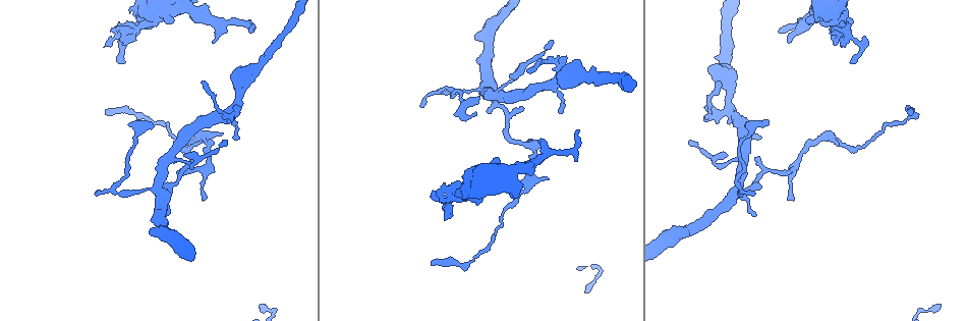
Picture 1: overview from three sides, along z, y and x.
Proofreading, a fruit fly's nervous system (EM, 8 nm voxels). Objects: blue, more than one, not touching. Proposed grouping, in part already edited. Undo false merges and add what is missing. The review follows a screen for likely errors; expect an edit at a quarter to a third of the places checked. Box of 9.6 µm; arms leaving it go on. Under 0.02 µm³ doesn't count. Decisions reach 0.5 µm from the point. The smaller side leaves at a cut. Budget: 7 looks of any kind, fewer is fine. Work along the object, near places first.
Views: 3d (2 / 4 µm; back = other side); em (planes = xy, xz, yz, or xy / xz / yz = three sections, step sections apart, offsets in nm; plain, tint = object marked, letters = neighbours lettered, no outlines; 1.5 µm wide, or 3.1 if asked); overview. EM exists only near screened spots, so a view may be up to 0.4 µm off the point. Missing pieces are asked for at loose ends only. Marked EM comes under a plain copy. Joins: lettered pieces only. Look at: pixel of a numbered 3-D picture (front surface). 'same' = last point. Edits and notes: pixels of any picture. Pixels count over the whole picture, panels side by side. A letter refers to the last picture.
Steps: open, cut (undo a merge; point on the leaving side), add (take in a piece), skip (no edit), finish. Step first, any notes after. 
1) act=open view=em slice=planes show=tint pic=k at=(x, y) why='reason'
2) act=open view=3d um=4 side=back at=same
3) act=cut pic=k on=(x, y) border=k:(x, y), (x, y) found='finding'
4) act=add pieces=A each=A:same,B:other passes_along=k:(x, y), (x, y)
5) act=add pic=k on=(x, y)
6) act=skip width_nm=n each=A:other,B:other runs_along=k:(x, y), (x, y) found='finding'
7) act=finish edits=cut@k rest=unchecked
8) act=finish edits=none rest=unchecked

act=open view=em slice=yz step=8 show=tint pic=1 at=(547, 177) why='branch stops here'

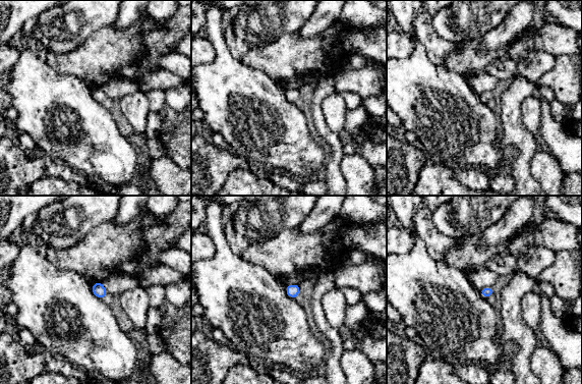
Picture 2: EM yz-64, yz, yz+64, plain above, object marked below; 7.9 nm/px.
act=open view=em slice=planes show=letters at=same why='another direction'

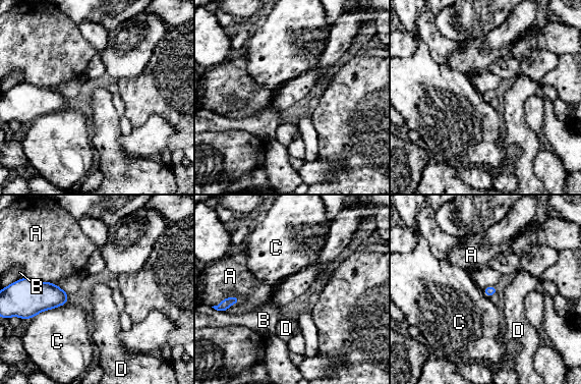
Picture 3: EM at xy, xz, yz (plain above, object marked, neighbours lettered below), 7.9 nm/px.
act=skip each=A:other,B:other,C:other,D:other border=3:(65, 303), (43, 310), (33, 318) found='none of them fits'

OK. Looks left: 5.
act=open view=3d um=4 pic=1 at=(164, 195) why='small branch off a trunk'

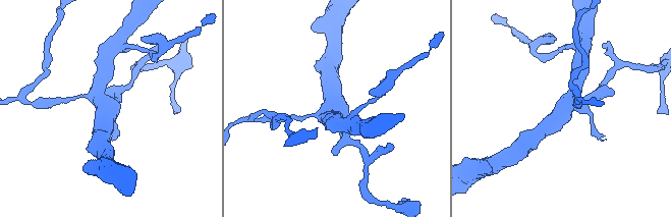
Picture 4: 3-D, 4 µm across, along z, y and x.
act=open view=em um=3.1 slice=planes show=letters pic=4 at=(563, 106) why='shape alone is not enough'

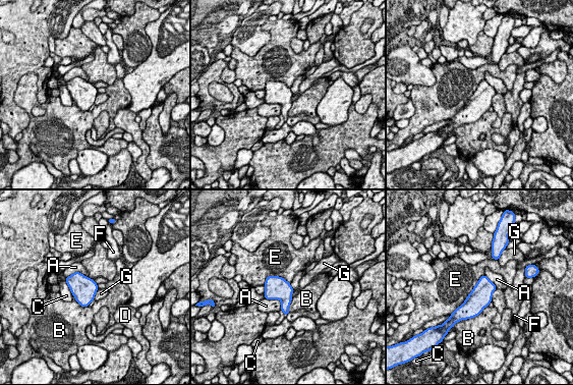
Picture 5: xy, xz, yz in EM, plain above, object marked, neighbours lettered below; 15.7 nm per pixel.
act=skip longest_contact=E:700nm each=A:other,B:other,C:other,D:other,E:other,F:other,G:other border=5:(483, 274), (466, 298), (456, 309) found='all the same cell'

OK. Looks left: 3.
act=open view=em slice=planes show=letters pic=1 at=(778, 32) why='tapers out'

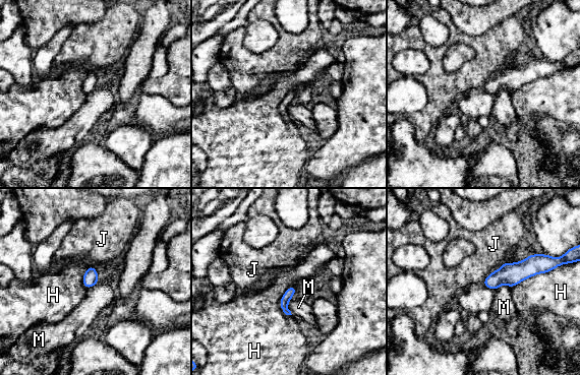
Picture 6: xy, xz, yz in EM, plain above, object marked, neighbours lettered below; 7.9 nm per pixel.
act=skip each=H:other,J:other,M:other border=6:(553, 268), (530, 275), (511, 288) found='no lettered piece goes on from it'

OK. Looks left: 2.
act=finish edits=none rest=unchecked

